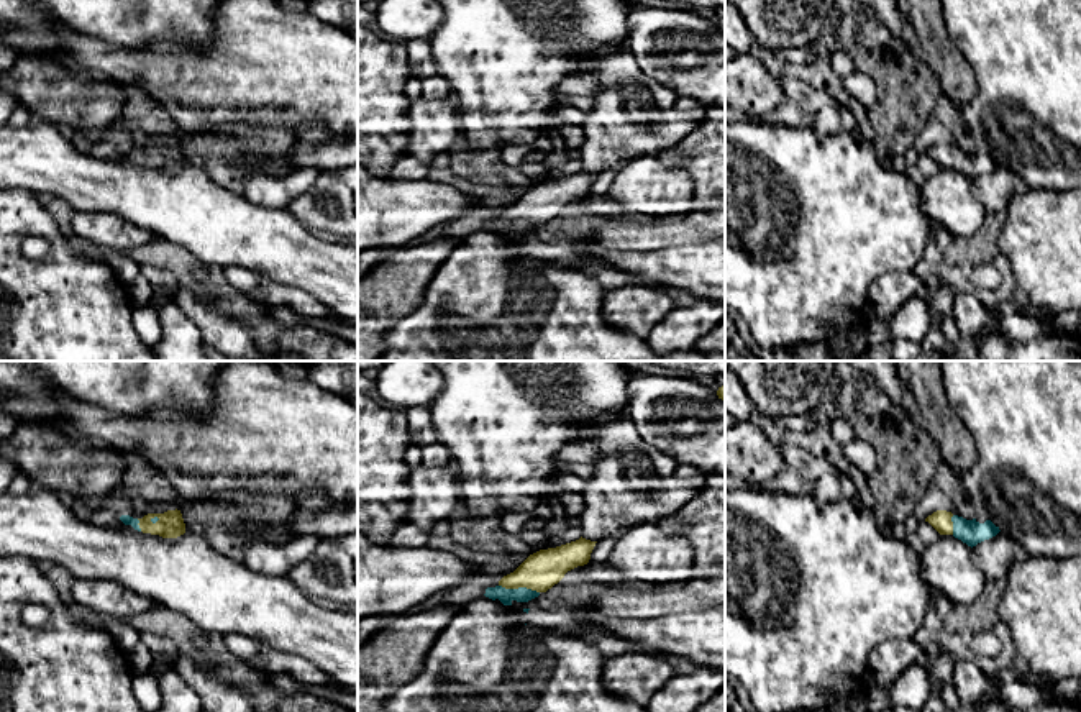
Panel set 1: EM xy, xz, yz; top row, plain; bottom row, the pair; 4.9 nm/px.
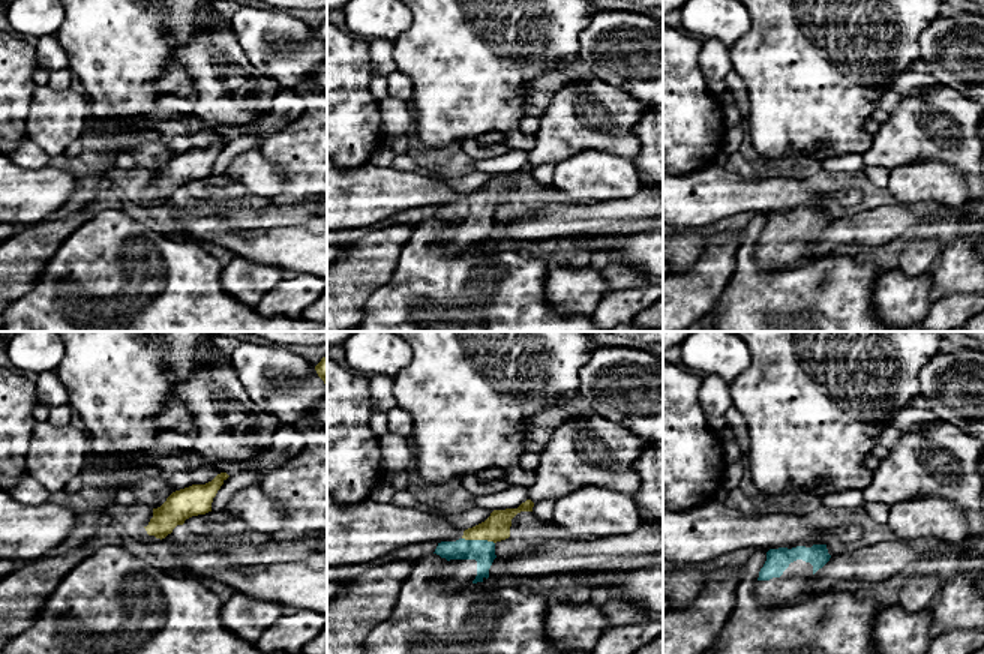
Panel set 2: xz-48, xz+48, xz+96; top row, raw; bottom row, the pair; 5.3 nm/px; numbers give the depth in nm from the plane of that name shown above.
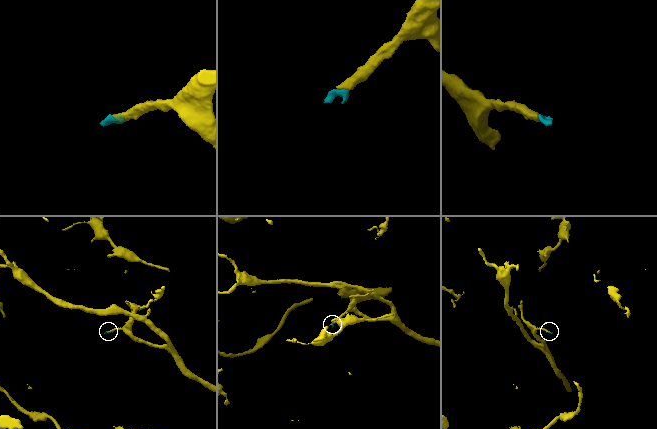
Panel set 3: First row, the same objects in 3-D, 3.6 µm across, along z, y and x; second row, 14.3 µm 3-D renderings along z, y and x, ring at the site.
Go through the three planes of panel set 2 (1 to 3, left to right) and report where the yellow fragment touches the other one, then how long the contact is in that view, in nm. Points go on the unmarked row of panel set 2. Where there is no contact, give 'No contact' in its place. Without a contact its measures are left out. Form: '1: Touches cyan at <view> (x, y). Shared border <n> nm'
1: No contact
2: Touches cyan at xz+48 (479, 204). Shared border 180 nm
3: No contact

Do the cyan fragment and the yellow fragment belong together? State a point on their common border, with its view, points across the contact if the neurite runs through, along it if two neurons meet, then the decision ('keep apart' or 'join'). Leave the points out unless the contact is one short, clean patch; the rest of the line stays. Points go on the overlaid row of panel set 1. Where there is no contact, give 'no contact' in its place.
meets cyan in xz at (519, 588); runs through xz (522, 594), (519, 588), (540, 571); join

